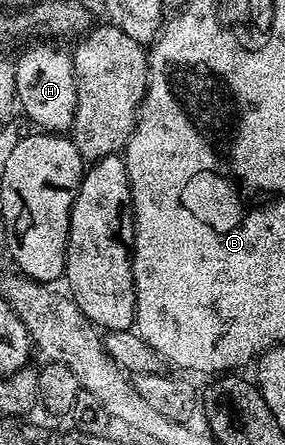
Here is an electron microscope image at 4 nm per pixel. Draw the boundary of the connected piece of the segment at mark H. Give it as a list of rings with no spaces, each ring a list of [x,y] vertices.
[[[41,42],[38,46],[26,45],[17,54],[16,101],[25,109],[25,114],[34,122],[36,129],[50,134],[65,134],[73,129],[73,117],[77,107],[77,81],[73,75],[73,56],[52,46],[49,42]]]

